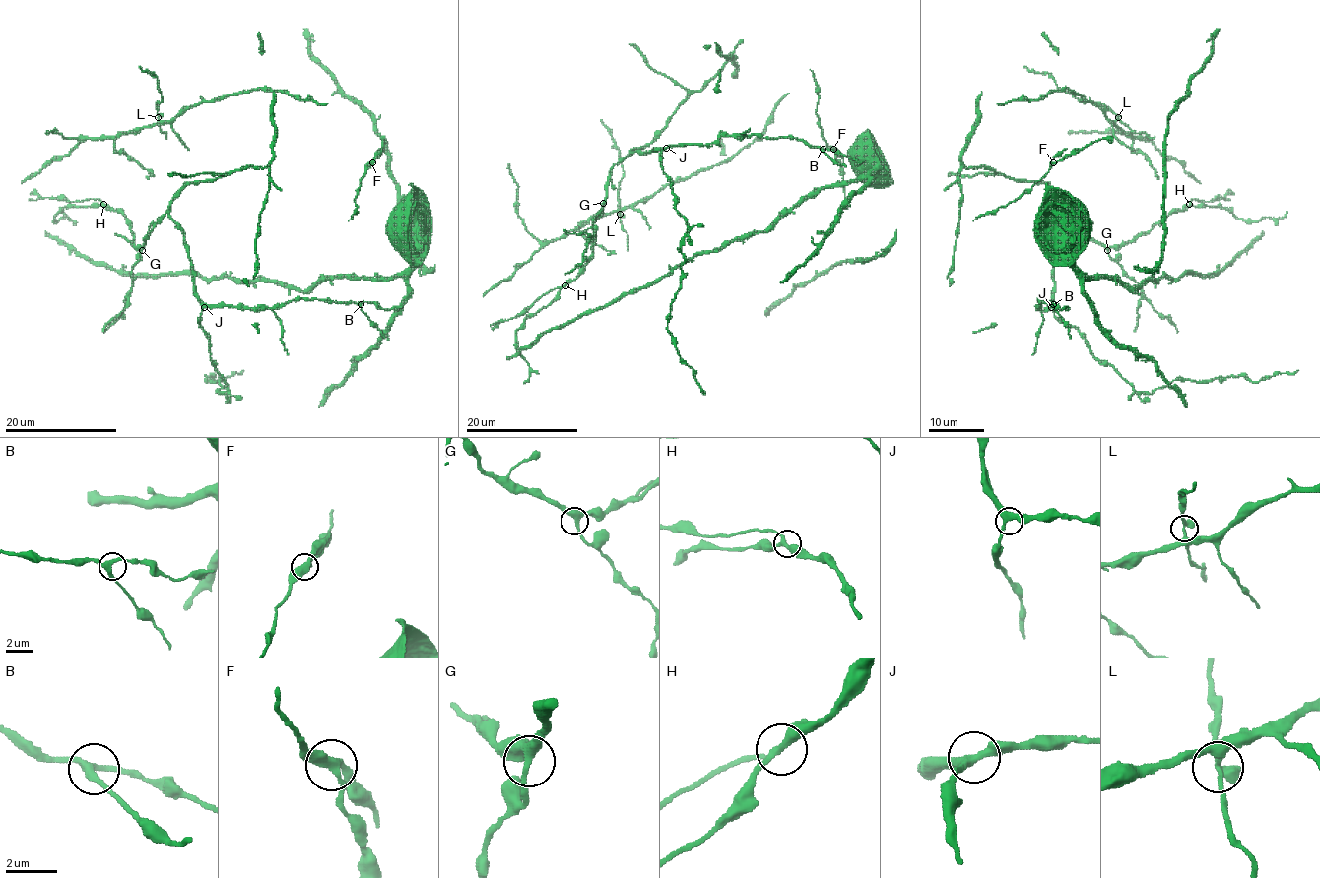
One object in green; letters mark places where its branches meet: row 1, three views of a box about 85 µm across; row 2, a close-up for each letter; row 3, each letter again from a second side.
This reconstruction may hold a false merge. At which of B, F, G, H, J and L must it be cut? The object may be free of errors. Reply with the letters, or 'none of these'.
L

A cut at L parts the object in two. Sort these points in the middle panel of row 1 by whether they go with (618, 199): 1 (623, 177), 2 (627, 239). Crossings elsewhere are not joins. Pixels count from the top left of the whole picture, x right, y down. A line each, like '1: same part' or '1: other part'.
1: same part
2: same part

